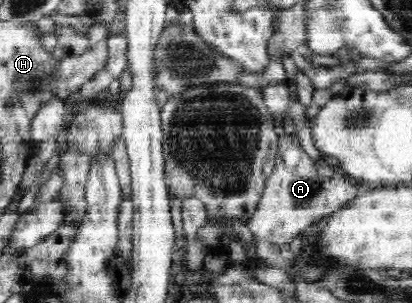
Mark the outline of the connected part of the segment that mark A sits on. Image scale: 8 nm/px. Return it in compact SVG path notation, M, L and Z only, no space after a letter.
M281 133L275 161L275 169L264 183L262 197L247 221L253 237L258 240L276 245L290 244L300 231L327 218L358 193L359 184L351 177L342 173L332 178L320 176L295 134Z

